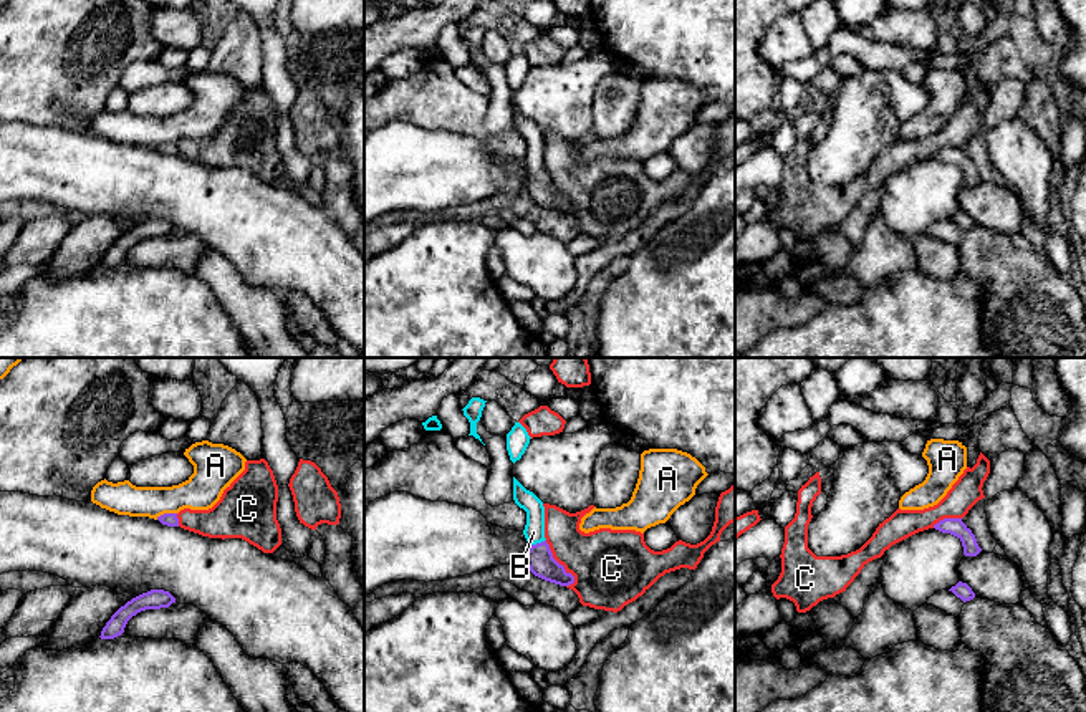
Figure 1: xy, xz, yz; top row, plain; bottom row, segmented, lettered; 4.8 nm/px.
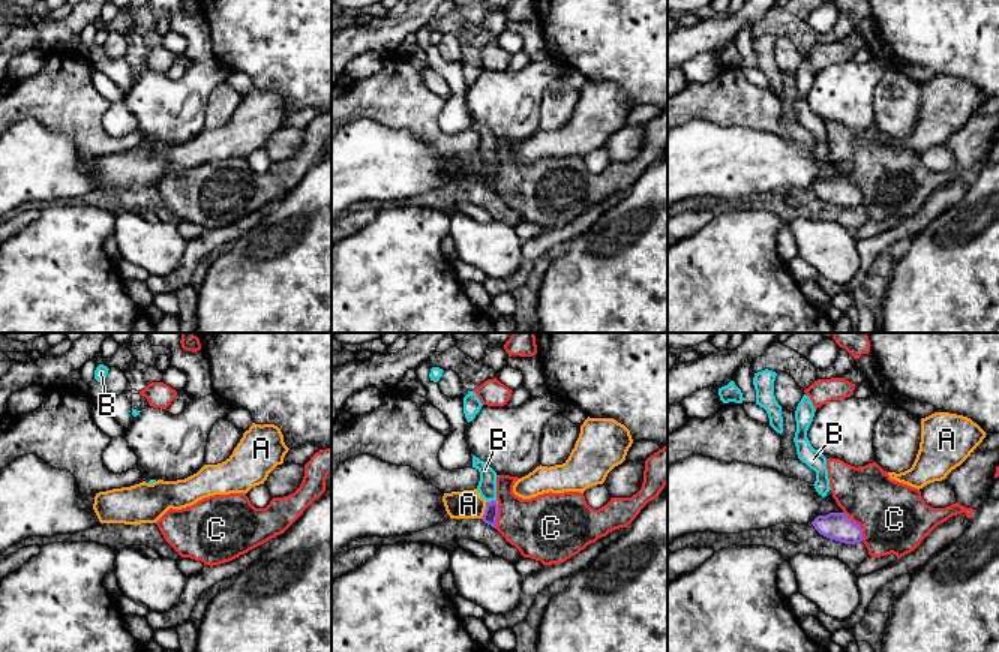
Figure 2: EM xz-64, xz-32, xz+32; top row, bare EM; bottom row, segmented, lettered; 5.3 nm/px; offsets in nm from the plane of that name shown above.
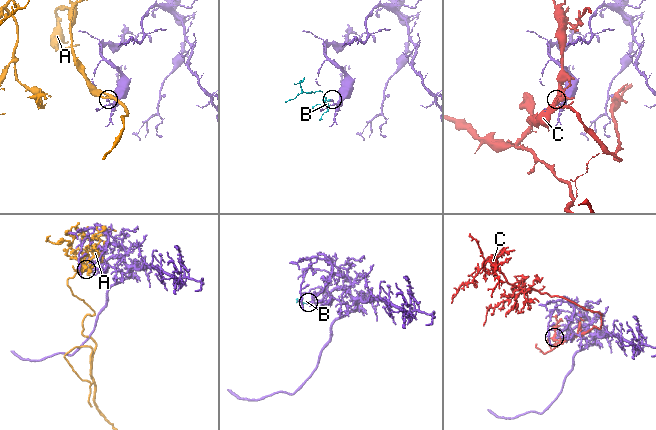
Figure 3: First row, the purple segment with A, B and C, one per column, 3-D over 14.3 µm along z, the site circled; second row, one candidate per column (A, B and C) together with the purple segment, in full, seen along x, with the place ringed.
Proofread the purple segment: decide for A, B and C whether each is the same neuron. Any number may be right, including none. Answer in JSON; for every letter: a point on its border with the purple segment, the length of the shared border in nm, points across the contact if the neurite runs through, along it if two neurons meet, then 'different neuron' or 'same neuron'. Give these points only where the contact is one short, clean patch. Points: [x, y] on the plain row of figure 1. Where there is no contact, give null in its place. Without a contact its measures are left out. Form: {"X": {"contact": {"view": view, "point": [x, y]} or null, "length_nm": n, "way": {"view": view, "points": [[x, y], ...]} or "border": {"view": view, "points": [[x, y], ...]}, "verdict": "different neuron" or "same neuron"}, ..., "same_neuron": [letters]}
{"A": {"contact": {"view": "xy", "point": [166, 143]}, "length_nm": 110, "border": {"view": "xy", "points": [[176, 141], [166, 141], [156, 148]]}, "verdict": "different neuron"}, "B": {"contact": {"view": "xz", "point": [537, 173]}, "length_nm": 90, "way": {"view": "xz", "points": [[540, 189], [537, 173], [533, 161]]}, "verdict": "same neuron"}, "C": {"contact": {"view": "xz", "point": [558, 192]}, "length_nm": 260, "verdict": "different neuron"}, "same_neuron": ["B"]}

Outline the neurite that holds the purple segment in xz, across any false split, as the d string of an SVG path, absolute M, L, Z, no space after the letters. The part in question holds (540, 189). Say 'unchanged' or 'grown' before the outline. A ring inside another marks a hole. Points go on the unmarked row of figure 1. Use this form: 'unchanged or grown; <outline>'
grown; M513 106L513 129L526 141L526 154L523 164L530 174L525 192L530 200L550 212L560 215L569 215L574 212L574 205L560 194L550 179L545 167L545 136L543 131L530 119L526 119Z

